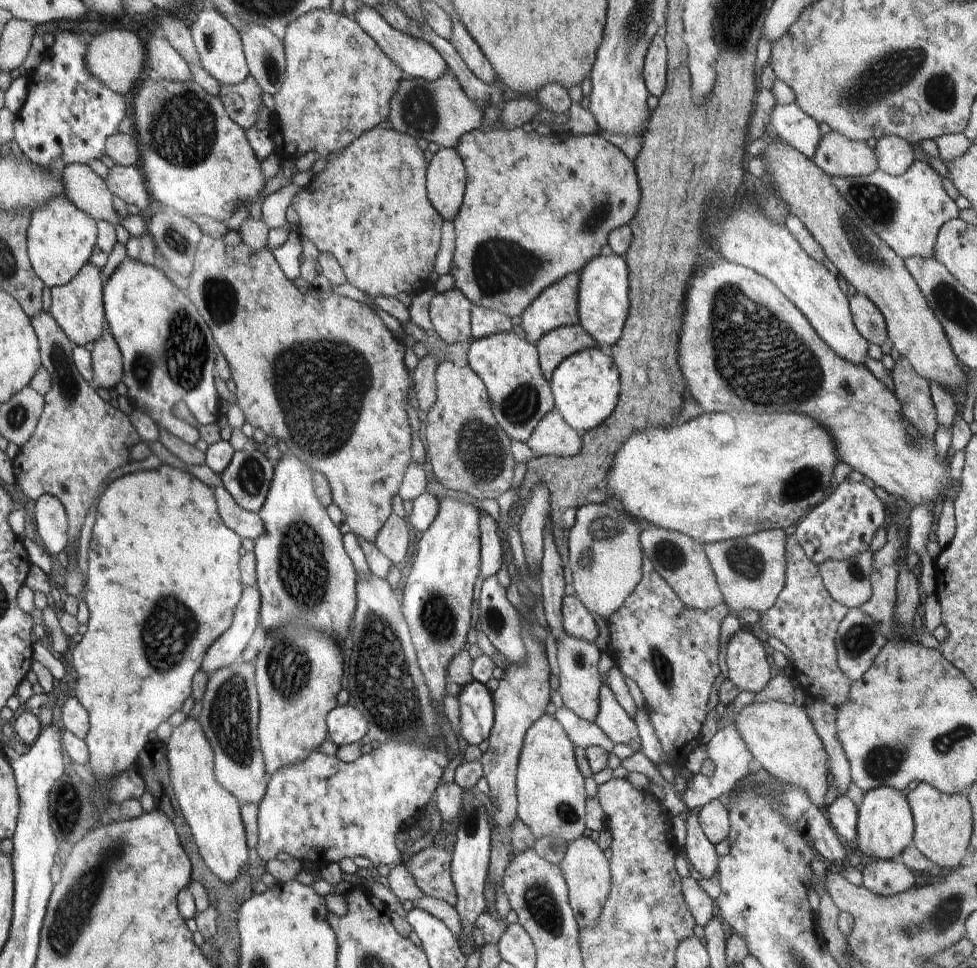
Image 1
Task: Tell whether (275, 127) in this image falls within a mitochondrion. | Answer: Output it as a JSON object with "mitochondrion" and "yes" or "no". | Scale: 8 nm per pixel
{"mitochondrion":"no"}

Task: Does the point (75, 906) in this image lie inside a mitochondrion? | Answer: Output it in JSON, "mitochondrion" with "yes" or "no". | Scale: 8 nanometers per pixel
{"mitochondrion":"yes"}

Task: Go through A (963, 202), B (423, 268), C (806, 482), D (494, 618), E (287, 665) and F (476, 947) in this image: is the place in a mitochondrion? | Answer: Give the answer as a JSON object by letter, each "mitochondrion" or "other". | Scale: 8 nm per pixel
{"A":"other","B":"other","C":"mitochondrion","D":"other","E":"mitochondrion","F":"other"}

